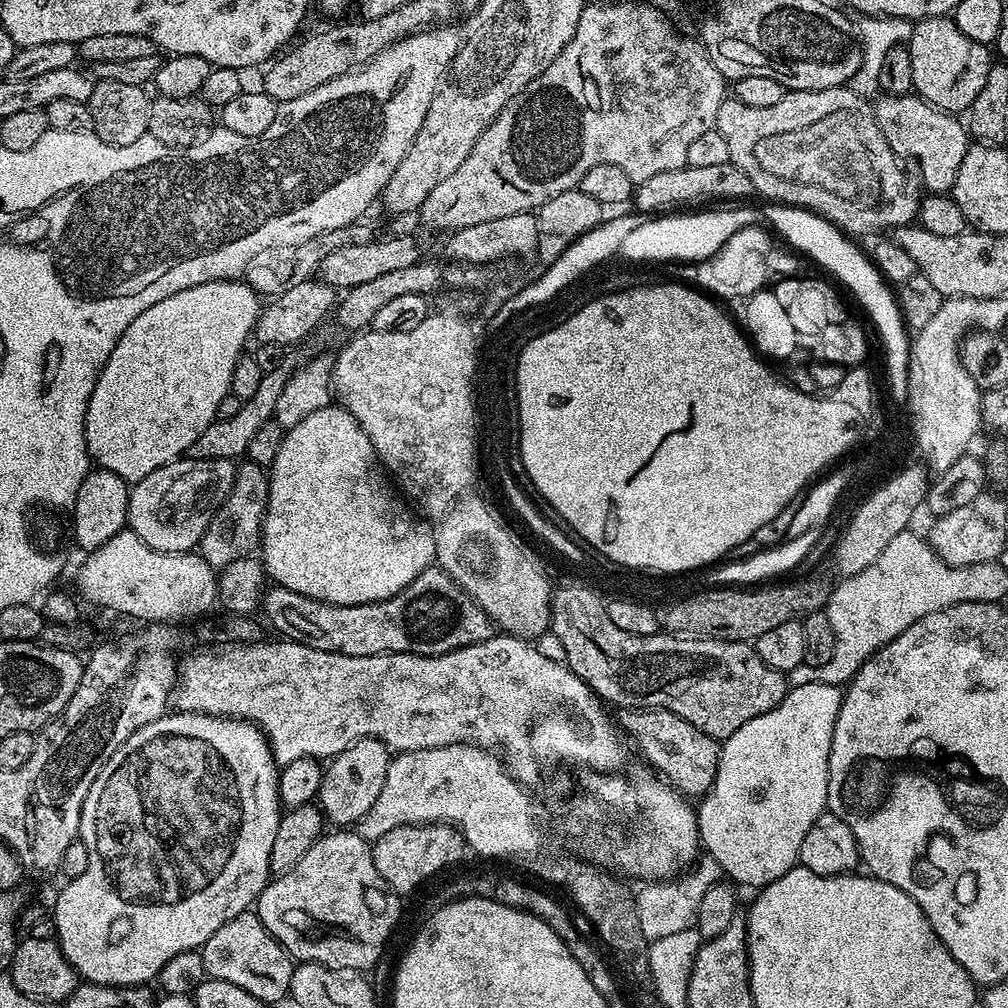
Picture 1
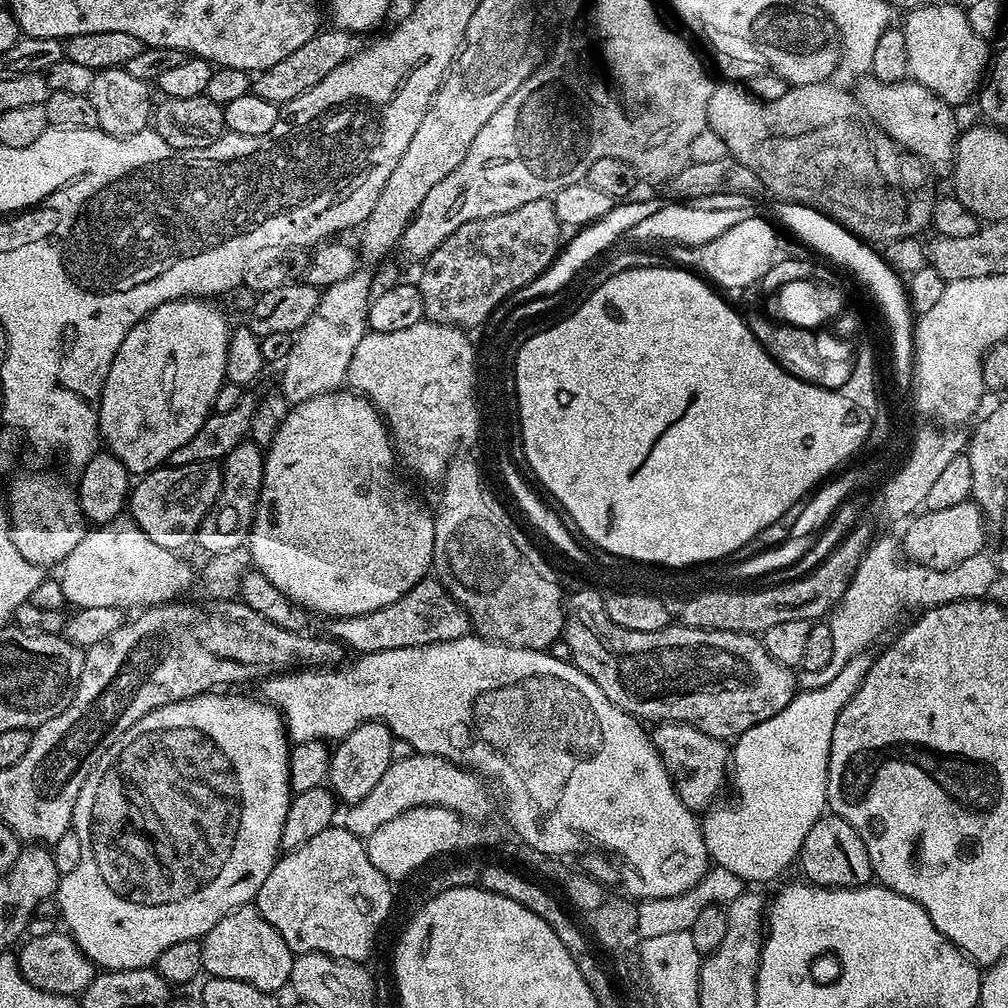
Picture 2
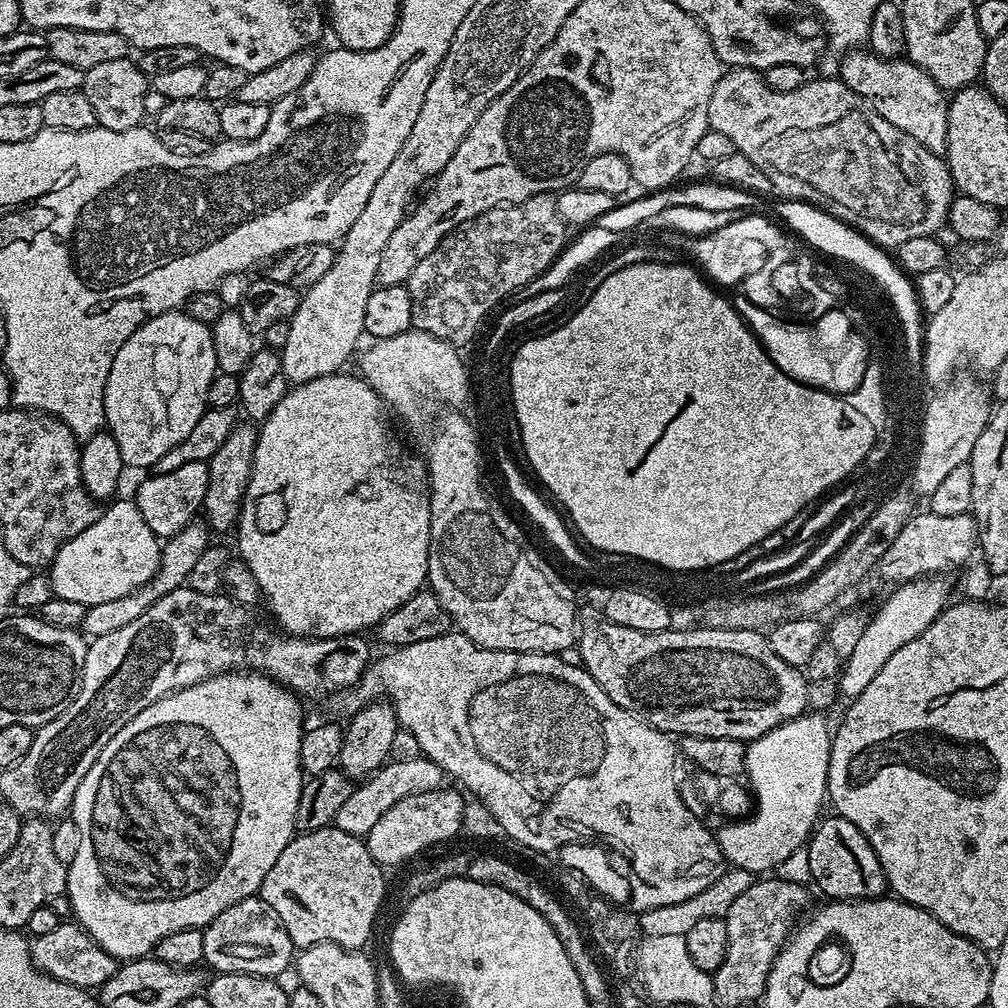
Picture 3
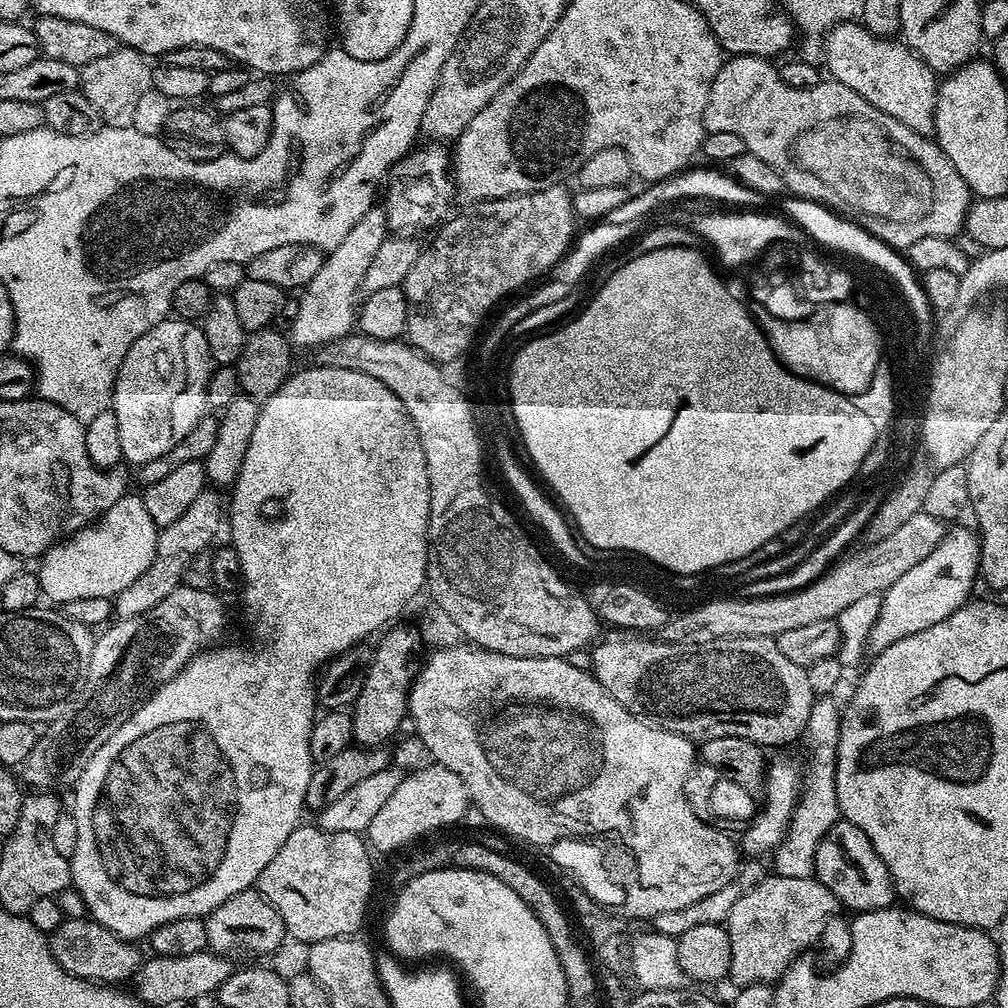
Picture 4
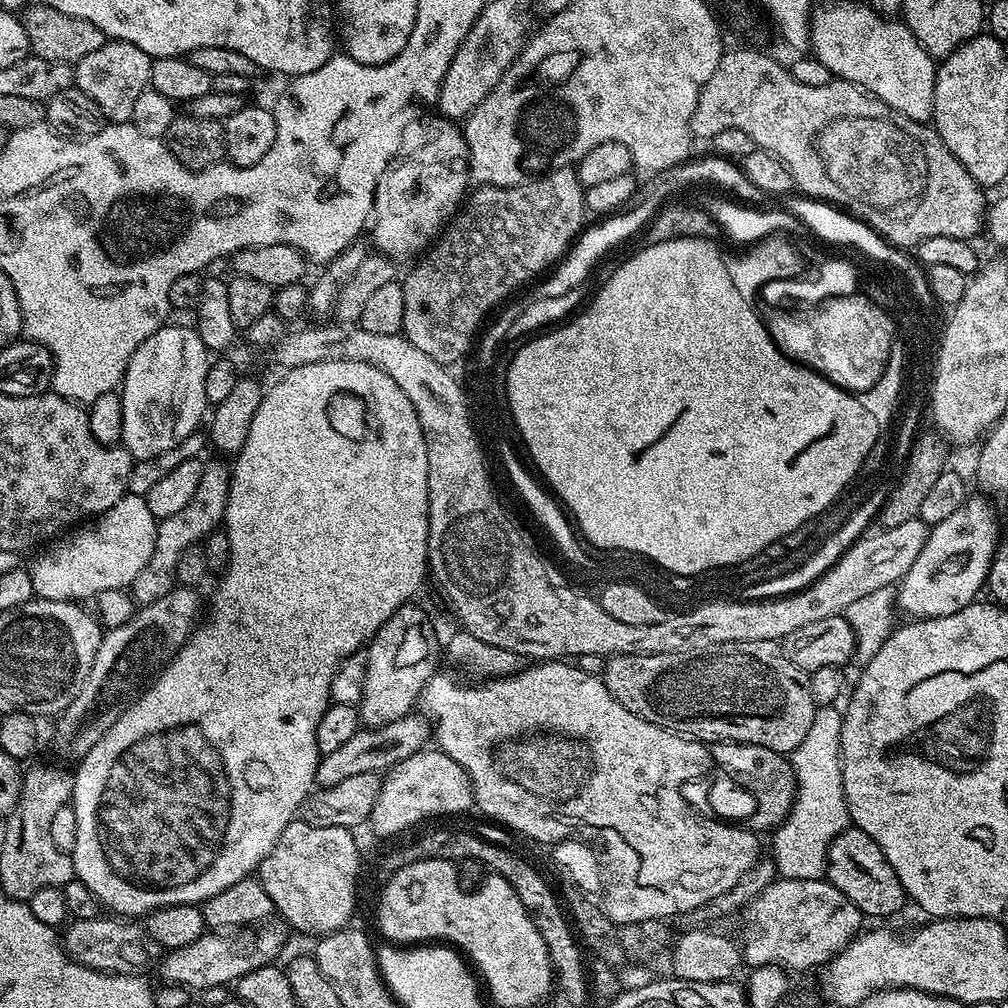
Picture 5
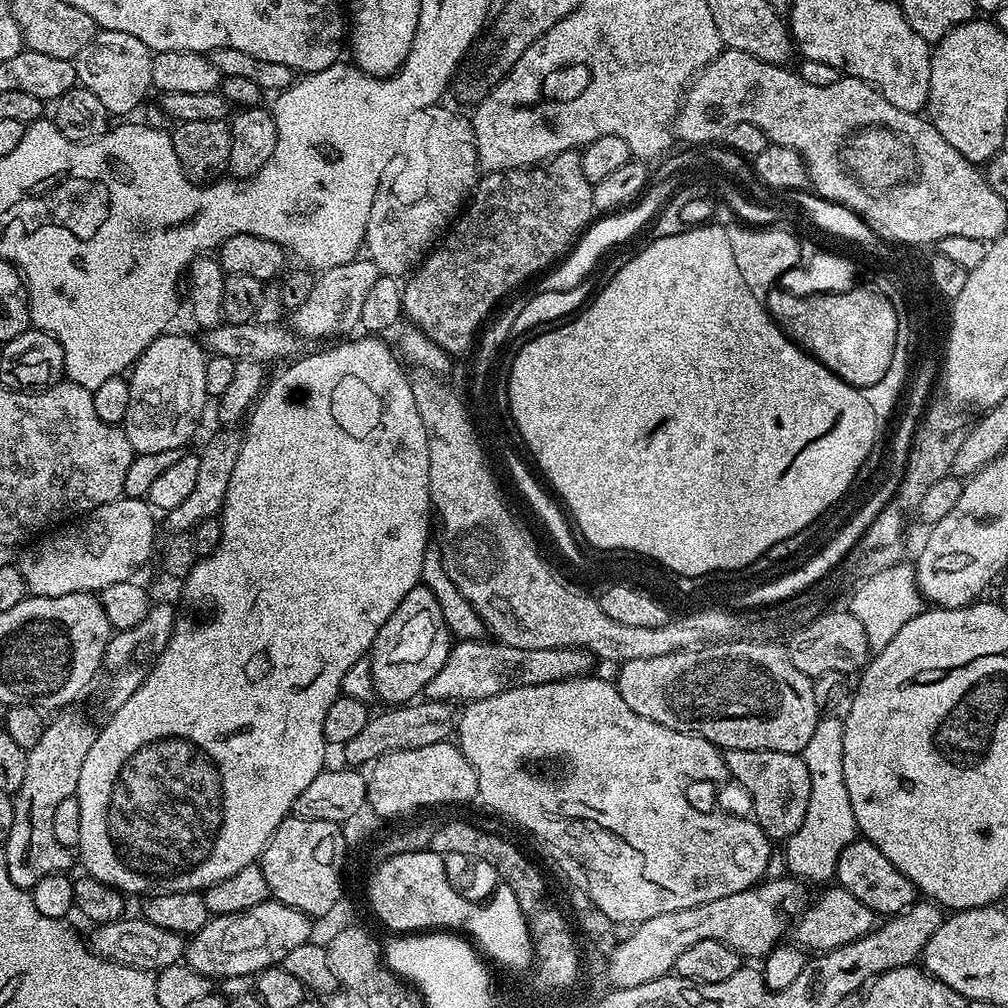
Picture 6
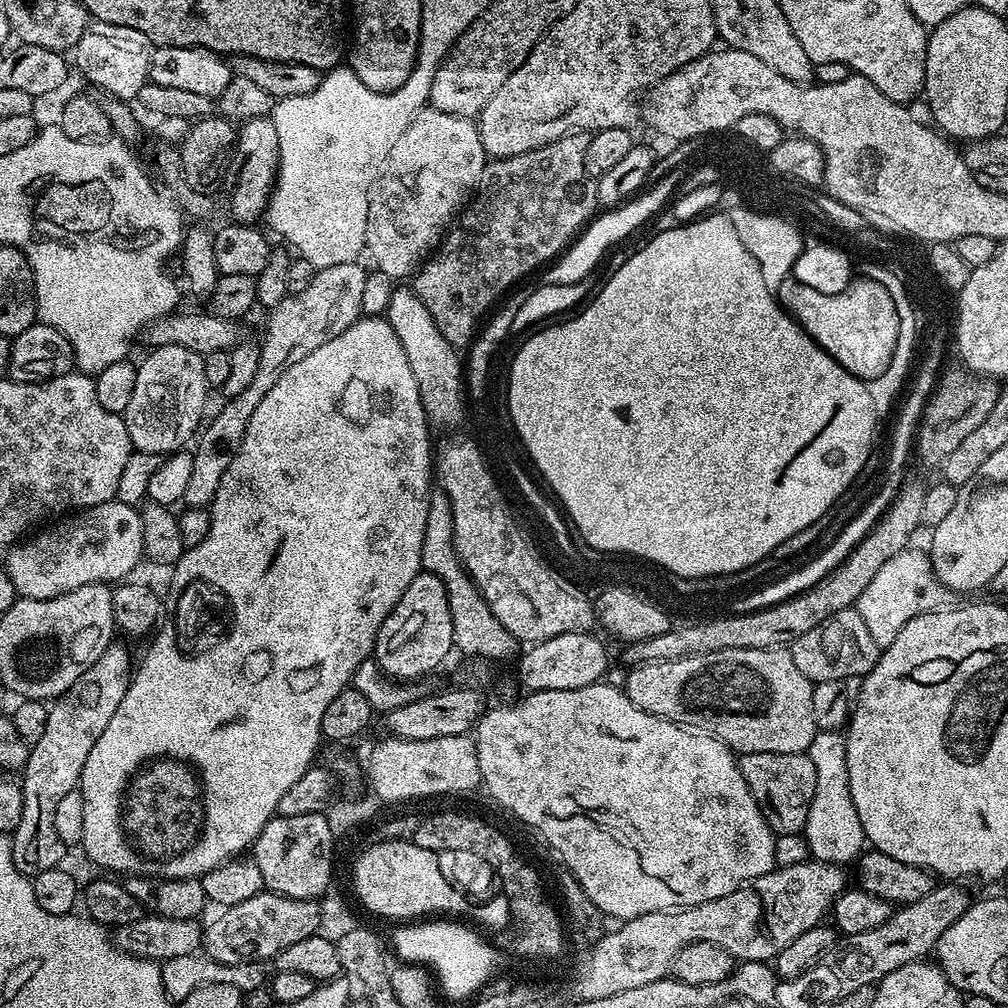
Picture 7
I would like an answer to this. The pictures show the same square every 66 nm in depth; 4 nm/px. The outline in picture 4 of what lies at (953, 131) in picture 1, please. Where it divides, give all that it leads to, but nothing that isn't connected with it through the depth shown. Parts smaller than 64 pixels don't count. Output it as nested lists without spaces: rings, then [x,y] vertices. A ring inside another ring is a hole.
[[[860,22],[835,24],[823,41],[822,60],[825,65],[828,63],[827,75],[831,79],[837,80],[842,86],[850,86],[850,90],[854,90],[854,94],[866,98],[866,102],[870,102],[870,106],[878,106],[878,110],[882,110],[882,114],[890,114],[890,118],[898,118],[898,122],[910,126],[910,130],[923,136],[932,136],[935,133],[938,76],[907,44],[896,38],[870,34],[870,30],[866,30],[863,23]]]

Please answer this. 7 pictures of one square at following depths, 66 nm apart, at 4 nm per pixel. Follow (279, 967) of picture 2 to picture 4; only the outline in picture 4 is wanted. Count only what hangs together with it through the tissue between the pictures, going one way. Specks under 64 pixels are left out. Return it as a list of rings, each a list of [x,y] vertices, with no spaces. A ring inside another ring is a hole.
[[[255,887],[242,890],[234,894],[234,898],[226,898],[222,906],[218,906],[204,920],[206,926],[206,938],[208,948],[217,954],[232,954],[228,952],[245,952],[248,956],[268,956],[271,952],[276,952],[280,948],[280,943],[286,940],[286,929],[278,910],[270,906],[270,902]]]

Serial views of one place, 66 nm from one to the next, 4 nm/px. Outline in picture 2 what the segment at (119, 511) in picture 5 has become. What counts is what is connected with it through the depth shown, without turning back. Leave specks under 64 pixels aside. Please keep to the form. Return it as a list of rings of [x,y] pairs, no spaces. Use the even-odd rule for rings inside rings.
[[[117,518],[85,531],[82,542],[59,565],[58,579],[65,601],[73,609],[110,606],[143,610],[179,601],[183,597],[180,595],[194,584],[194,568],[192,572],[180,556],[183,555],[146,538],[131,518]]]

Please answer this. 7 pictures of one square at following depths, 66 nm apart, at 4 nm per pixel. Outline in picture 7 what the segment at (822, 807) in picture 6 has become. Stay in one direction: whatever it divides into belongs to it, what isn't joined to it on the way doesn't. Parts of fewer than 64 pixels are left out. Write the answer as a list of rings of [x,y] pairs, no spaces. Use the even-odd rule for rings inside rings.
[[[817,731],[807,753],[814,763],[817,775],[814,799],[810,804],[807,825],[802,833],[808,845],[809,855],[827,864],[844,866],[847,865],[846,862],[853,863],[863,853],[866,841],[858,810],[855,809],[854,800],[850,796],[844,736],[839,731]]]

